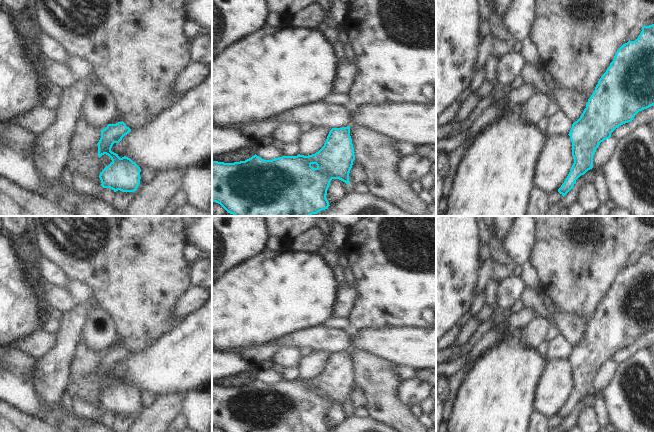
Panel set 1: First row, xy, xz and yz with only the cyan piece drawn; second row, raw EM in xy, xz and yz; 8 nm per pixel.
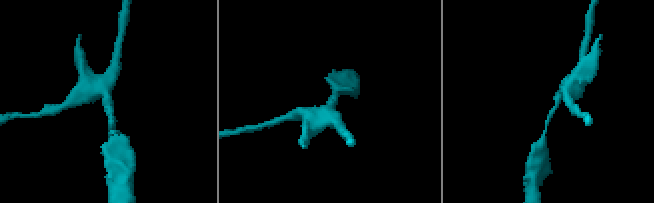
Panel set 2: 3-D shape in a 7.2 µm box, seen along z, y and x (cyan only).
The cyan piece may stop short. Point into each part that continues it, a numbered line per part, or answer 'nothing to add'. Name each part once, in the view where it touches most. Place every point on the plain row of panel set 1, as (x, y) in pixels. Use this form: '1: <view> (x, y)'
nothing to add

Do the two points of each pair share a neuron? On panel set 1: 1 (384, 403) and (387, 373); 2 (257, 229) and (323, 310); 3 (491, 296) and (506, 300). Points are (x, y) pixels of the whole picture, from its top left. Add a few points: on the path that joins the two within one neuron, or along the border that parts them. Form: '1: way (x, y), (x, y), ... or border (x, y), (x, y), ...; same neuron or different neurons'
1: way (384, 396), (384, 380); same neuron
2: border (264, 249), (244, 261); different neurons
3: border (502, 280), (498, 291), (498, 306); different neurons

